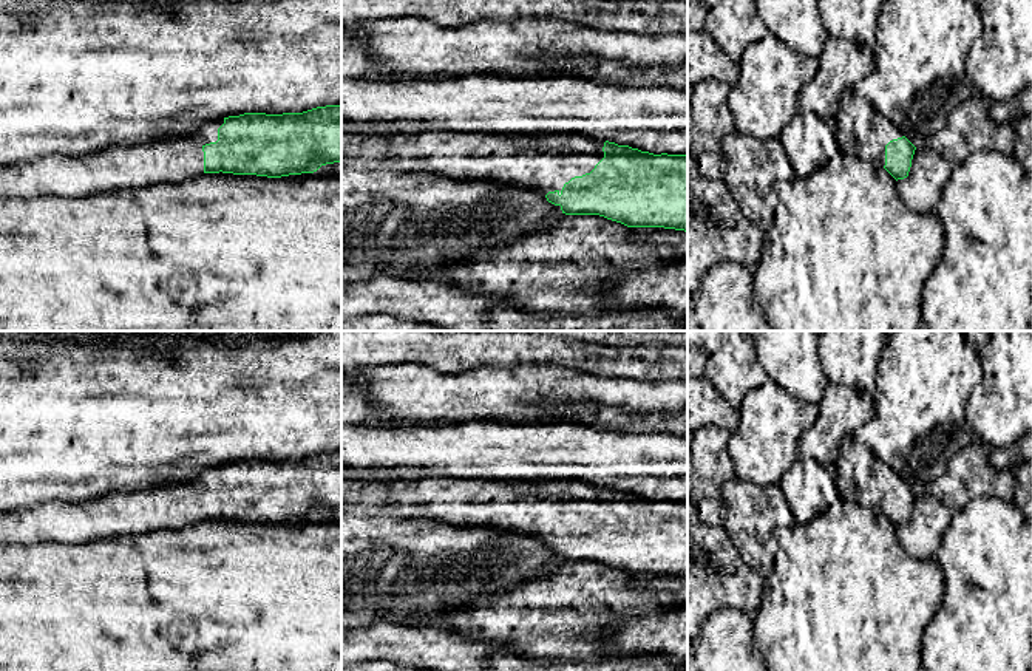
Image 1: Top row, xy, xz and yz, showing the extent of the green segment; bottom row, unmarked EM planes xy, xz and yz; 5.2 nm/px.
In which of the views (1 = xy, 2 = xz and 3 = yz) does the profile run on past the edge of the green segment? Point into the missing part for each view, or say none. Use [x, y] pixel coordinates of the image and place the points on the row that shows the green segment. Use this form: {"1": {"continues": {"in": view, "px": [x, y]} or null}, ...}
{"1": {"continues": {"in": "xy", "px": [170, 161]}}, "2": {"continues": {"in": "xz", "px": [544, 163]}}, "3": {"continues": {"in": "yz", "px": [859, 130]}}}

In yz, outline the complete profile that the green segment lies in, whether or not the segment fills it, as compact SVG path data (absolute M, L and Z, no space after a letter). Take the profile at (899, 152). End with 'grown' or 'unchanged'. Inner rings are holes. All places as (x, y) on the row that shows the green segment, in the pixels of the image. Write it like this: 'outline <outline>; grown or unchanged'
outline M853 88L844 91L833 127L842 153L882 165L896 181L908 176L916 147Z; grown

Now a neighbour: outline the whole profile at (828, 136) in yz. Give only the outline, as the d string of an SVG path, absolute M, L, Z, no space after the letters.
M802 111L780 133L779 142L785 150L796 176L808 176L822 167L839 150L834 127L816 116Z

